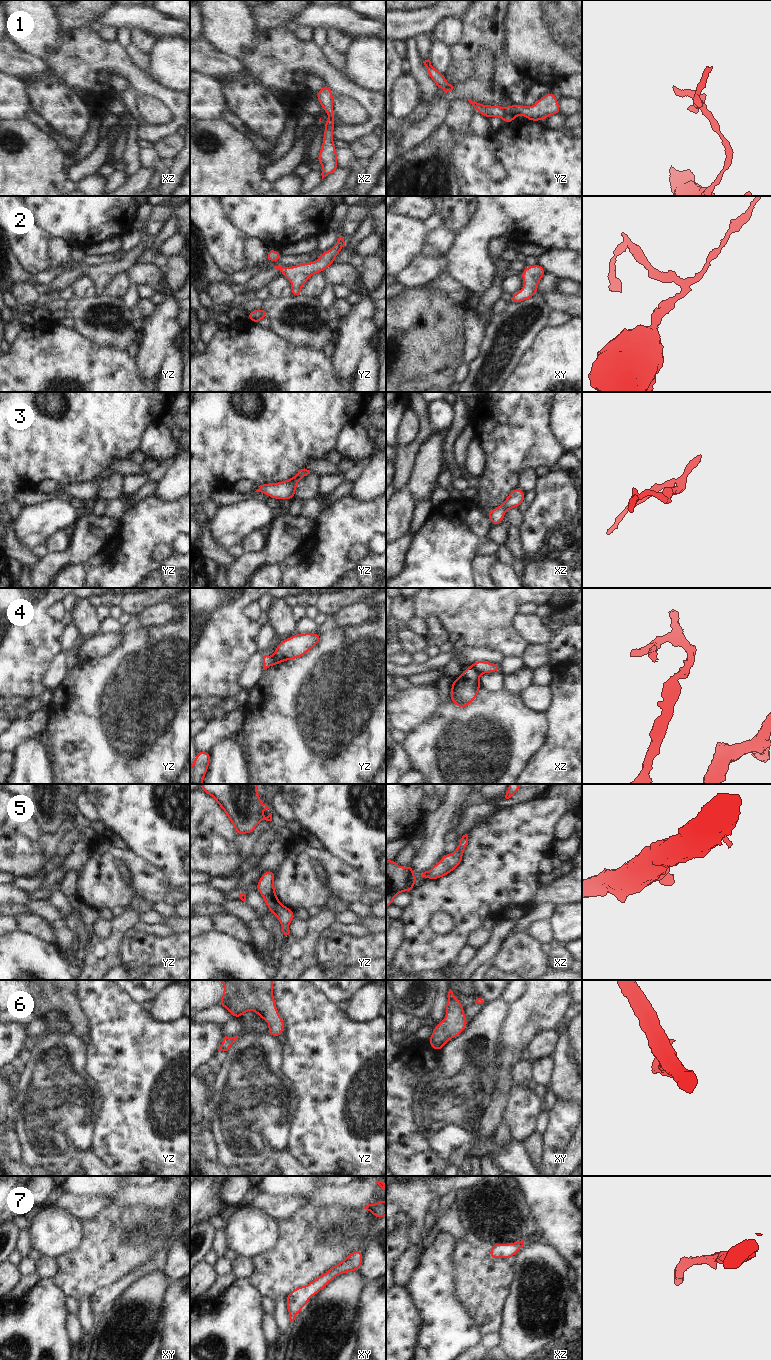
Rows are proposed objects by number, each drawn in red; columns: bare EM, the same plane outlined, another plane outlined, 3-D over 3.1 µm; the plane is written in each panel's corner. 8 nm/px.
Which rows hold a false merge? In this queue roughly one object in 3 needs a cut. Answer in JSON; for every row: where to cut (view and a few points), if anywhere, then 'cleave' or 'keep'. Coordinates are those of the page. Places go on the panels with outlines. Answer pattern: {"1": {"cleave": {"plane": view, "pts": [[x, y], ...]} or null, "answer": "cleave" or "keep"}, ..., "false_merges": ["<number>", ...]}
{"1": {"cleave": {"plane": "yz", "pts": [[505, 107], [514, 117]]}, "answer": "cleave"}, "2": {"cleave": null, "answer": "keep"}, "3": {"cleave": null, "answer": "keep"}, "4": {"cleave": {"plane": "xz", "pts": [[472, 665], [480, 673]]}, "answer": "cleave"}, "5": {"cleave": null, "answer": "keep"}, "6": {"cleave": null, "answer": "keep"}, "7": {"cleave": null, "answer": "keep"}, "false_merges": ["1", "4"]}

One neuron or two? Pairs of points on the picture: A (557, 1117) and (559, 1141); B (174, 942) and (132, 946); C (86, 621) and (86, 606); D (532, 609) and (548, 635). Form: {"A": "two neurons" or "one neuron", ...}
{"A": "one neuron", "B": "one neuron", "C": "one neuron", "D": "two neurons"}

